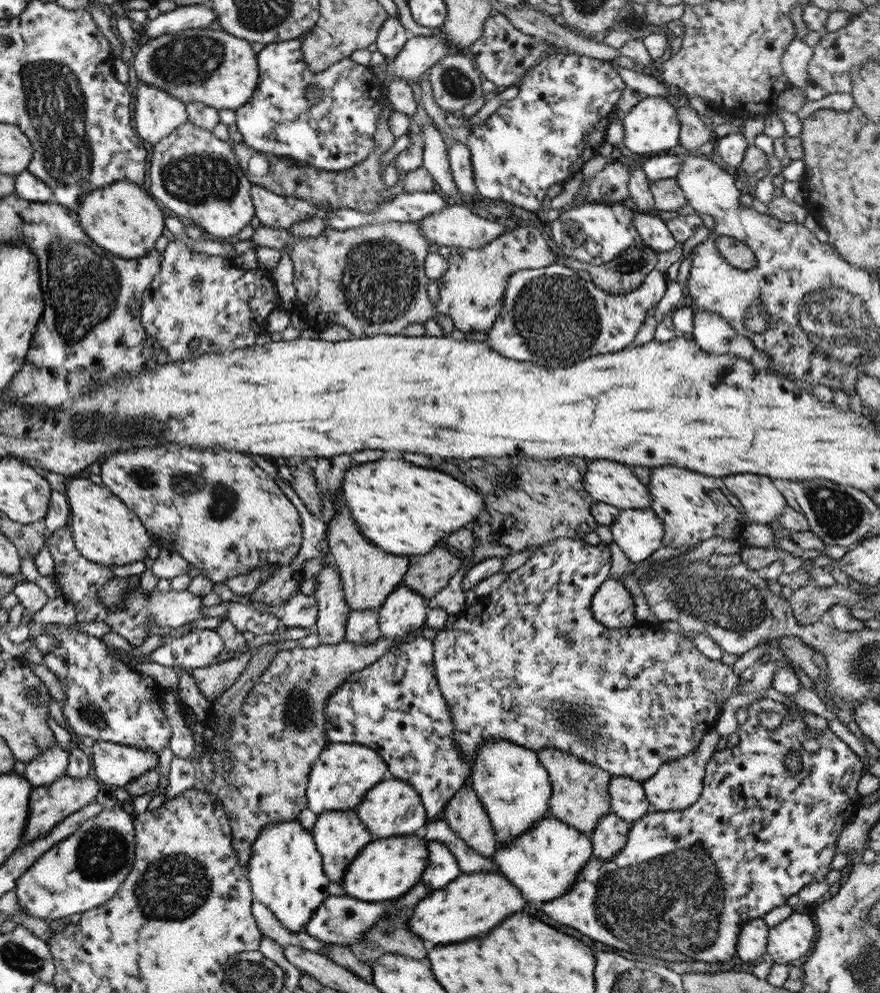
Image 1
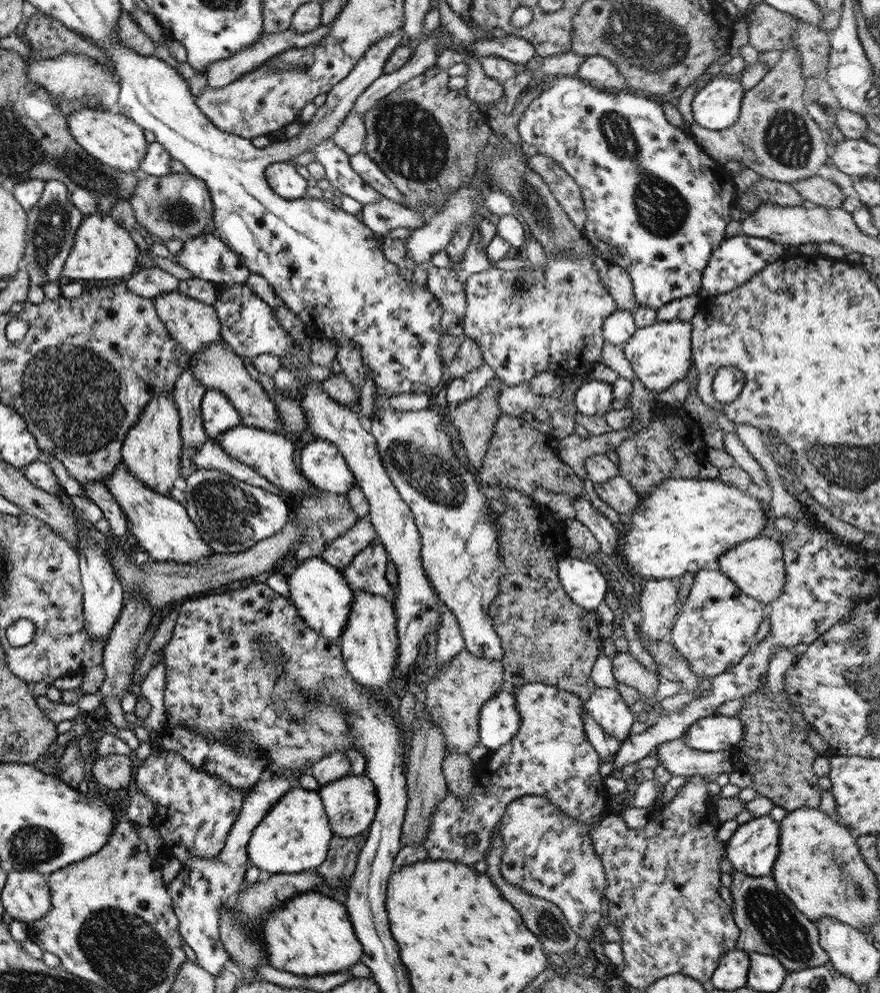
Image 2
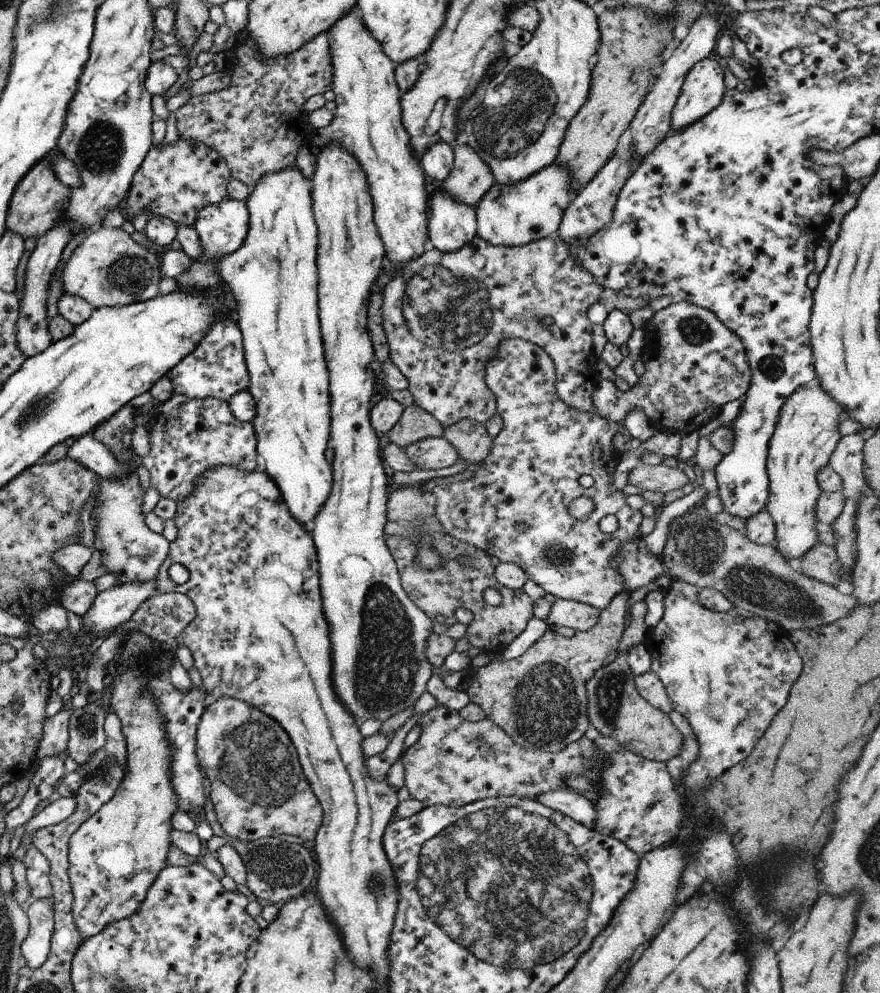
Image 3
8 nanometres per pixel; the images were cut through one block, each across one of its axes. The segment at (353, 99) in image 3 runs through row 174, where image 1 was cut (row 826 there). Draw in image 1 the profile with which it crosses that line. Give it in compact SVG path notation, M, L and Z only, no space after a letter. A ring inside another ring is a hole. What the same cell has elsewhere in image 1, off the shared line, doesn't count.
M386 777L363 795L354 813L371 835L371 840L420 833L427 819L419 795L407 784Z

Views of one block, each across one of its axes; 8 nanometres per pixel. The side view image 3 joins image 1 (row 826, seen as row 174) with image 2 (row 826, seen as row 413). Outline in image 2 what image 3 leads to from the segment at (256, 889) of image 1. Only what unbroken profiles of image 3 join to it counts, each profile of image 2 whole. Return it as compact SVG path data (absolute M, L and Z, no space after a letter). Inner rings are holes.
M293 786L283 794L253 830L247 842L247 862L259 870L273 873L301 873L313 870L327 856L333 836L317 791Z

